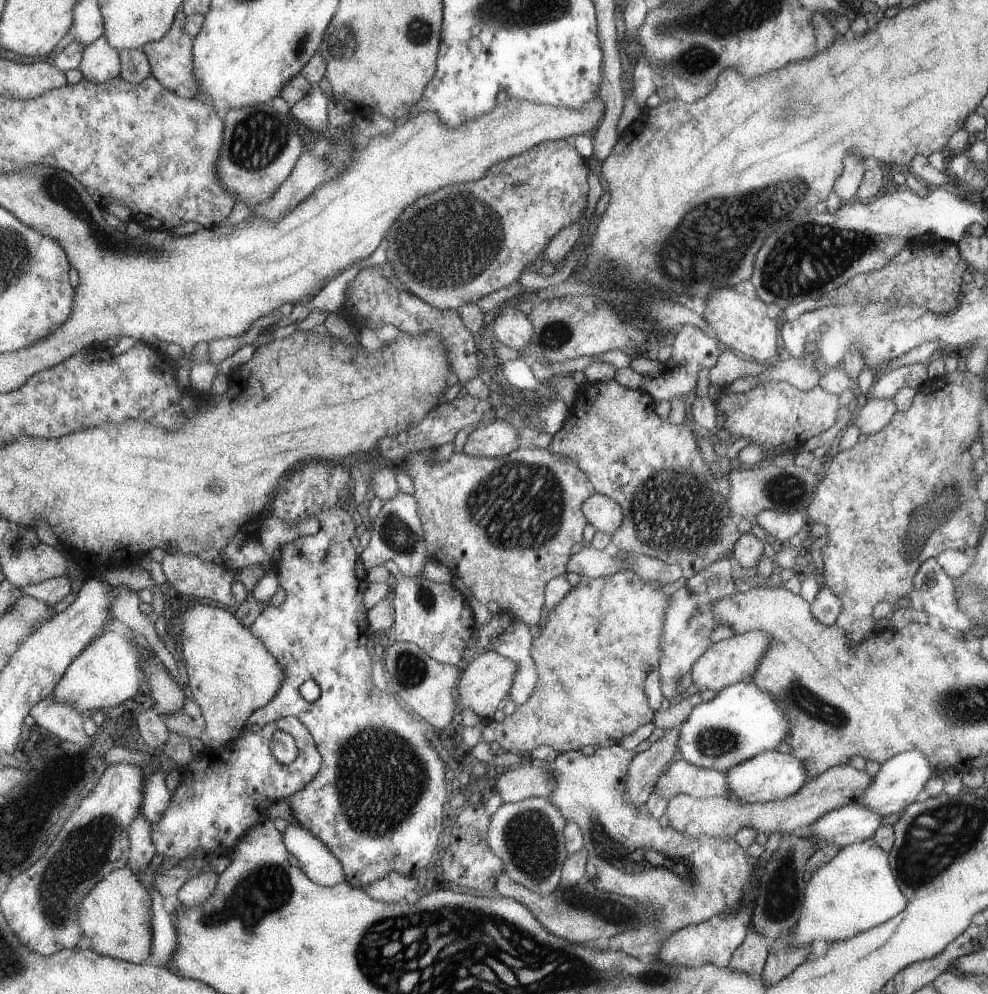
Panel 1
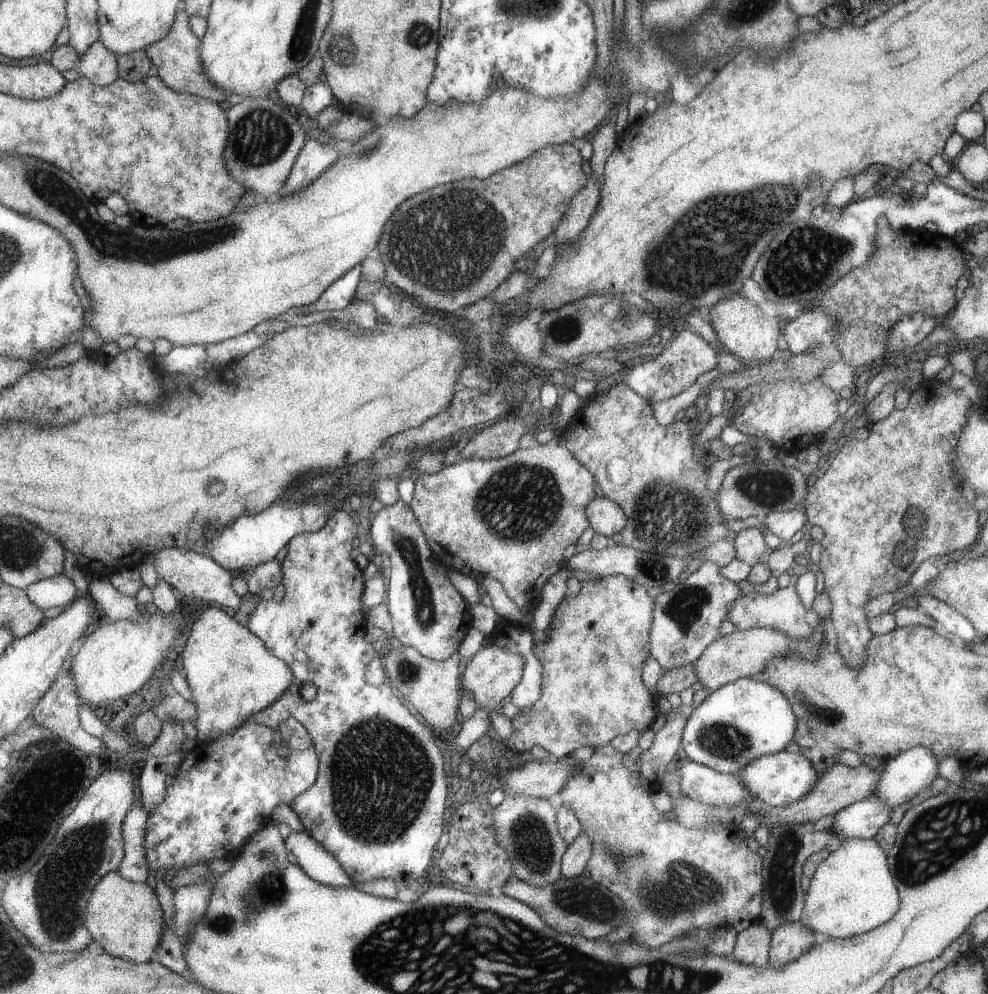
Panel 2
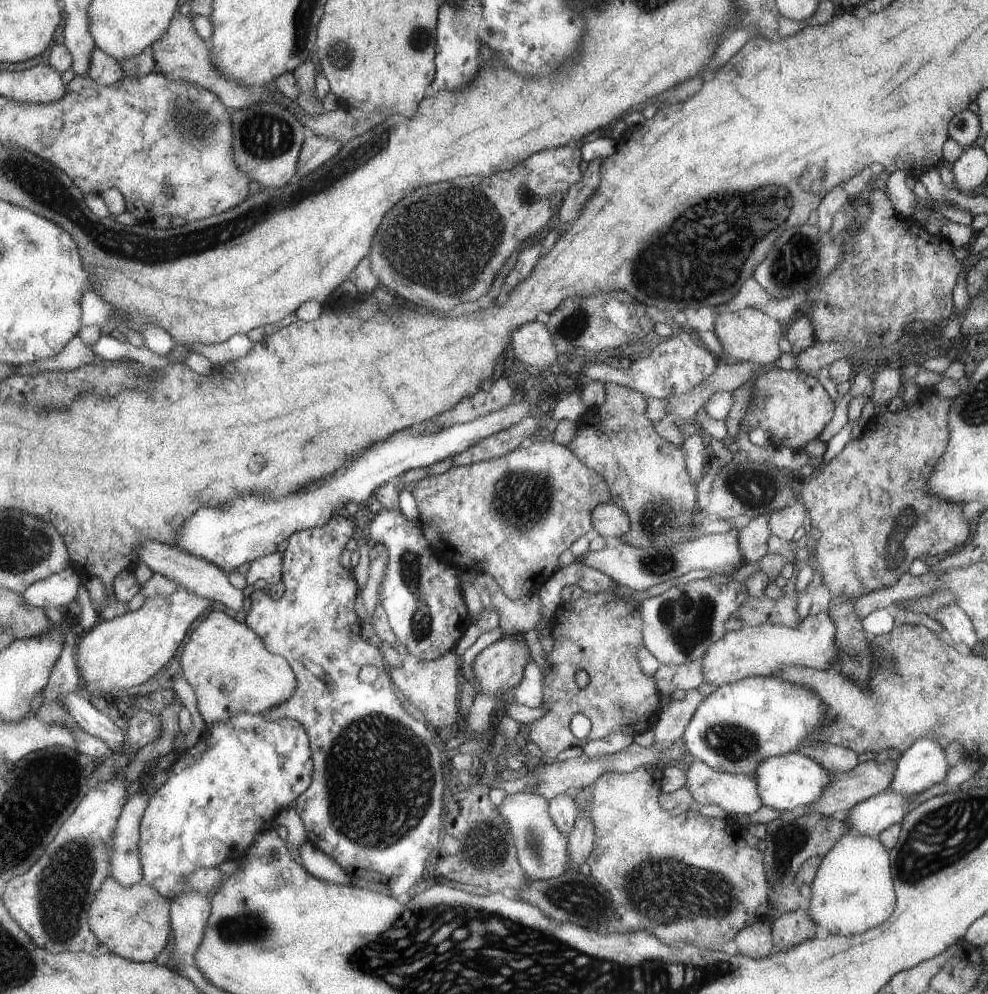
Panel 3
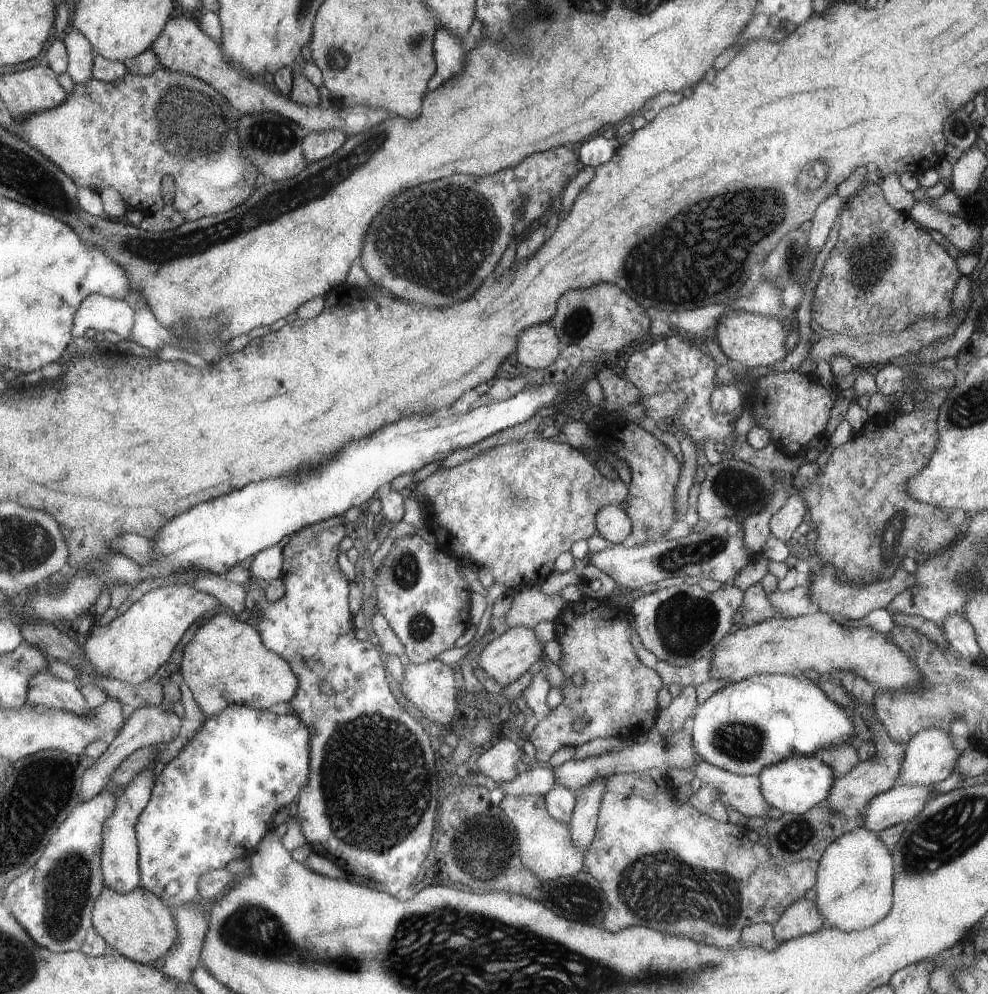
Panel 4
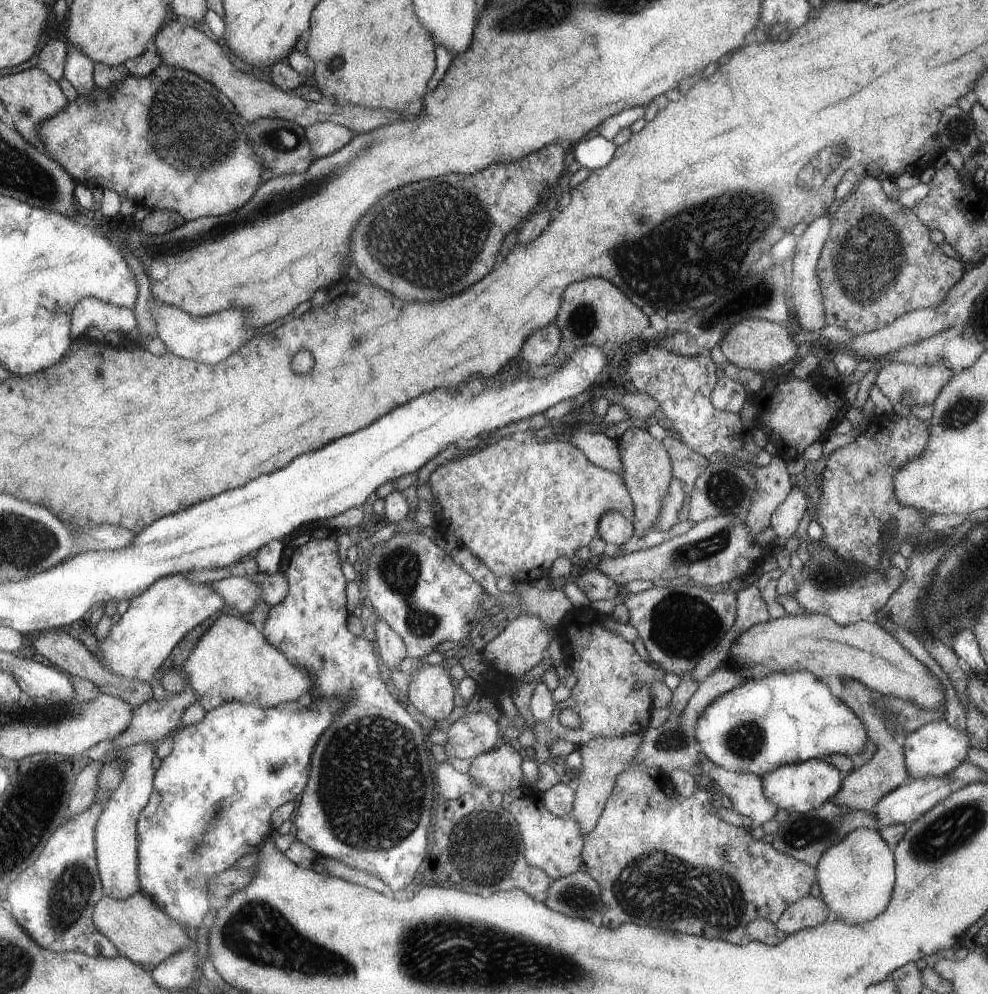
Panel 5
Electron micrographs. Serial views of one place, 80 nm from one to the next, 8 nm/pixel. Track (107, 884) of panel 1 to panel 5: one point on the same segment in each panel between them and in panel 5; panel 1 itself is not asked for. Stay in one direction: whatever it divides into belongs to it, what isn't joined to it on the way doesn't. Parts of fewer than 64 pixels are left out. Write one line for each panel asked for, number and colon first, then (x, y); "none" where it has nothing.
2: (124, 917)
3: (133, 922)
4: (138, 925)
5: (140, 930)

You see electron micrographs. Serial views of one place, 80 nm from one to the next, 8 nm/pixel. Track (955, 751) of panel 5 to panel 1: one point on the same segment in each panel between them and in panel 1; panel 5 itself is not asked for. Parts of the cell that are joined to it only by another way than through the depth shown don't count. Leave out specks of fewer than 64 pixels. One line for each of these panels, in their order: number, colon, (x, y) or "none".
1: (898, 780)
2: (903, 776)
3: (923, 764)
4: (929, 757)

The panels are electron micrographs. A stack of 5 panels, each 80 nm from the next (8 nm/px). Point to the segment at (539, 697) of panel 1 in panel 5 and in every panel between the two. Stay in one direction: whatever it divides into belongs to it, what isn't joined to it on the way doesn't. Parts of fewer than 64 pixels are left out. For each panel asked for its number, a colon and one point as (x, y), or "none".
2: (591, 658)
3: (599, 633)
4: (617, 699)
5: (611, 696)

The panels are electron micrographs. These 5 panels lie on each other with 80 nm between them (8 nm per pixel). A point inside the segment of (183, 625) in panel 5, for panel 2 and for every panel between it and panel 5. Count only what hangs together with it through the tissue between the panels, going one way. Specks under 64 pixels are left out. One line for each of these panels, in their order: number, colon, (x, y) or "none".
2: (117, 657)
3: (114, 655)
4: (129, 649)

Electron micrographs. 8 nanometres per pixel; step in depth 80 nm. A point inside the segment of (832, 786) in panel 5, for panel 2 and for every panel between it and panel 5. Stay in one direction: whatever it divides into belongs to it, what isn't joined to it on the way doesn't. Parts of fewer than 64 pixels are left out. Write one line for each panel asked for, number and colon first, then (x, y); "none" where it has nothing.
2: (779, 778)
3: (790, 781)
4: (793, 785)

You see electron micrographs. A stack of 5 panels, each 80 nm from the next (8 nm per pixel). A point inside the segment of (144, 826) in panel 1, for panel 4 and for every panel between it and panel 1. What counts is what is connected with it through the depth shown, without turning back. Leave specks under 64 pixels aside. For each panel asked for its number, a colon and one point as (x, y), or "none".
2: (134, 867)
3: (127, 867)
4: (121, 859)

